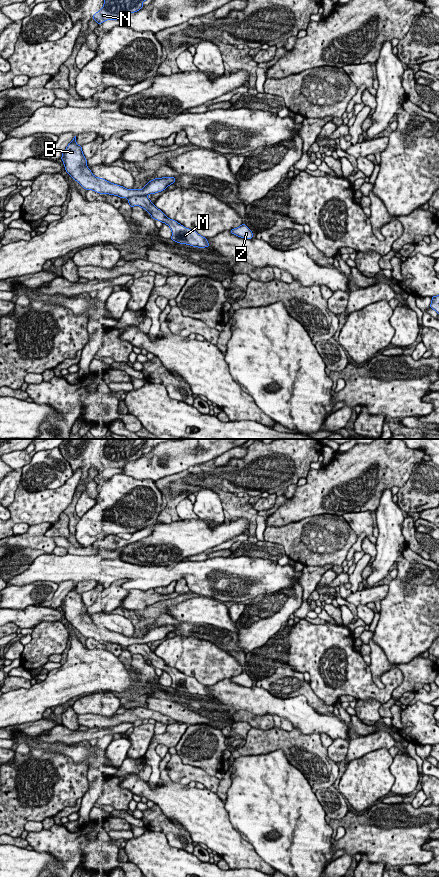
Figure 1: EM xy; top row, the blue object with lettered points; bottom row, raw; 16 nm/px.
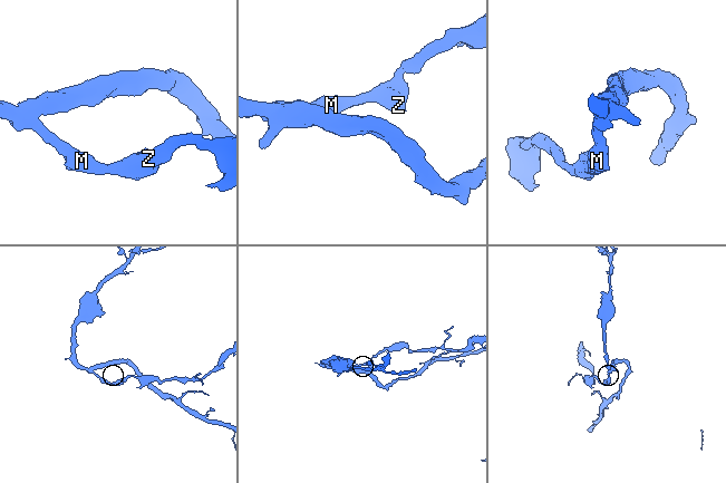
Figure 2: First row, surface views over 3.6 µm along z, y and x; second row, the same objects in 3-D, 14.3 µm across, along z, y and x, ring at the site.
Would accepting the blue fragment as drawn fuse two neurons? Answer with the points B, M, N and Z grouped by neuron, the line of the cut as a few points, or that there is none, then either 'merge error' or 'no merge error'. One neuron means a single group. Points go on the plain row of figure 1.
B N / M Z; cut in xy along (146, 643), (132, 643), (128, 646); merge error

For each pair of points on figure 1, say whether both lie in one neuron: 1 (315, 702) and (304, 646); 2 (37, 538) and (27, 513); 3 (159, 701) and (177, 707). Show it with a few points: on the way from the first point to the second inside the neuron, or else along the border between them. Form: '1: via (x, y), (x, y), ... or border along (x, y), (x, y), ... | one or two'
1: border along (309, 683), (312, 690), (326, 704), (331, 706) | two
2: border along (52, 524), (40, 522), (29, 526) | two
3: via (163, 701), (173, 703) | one

